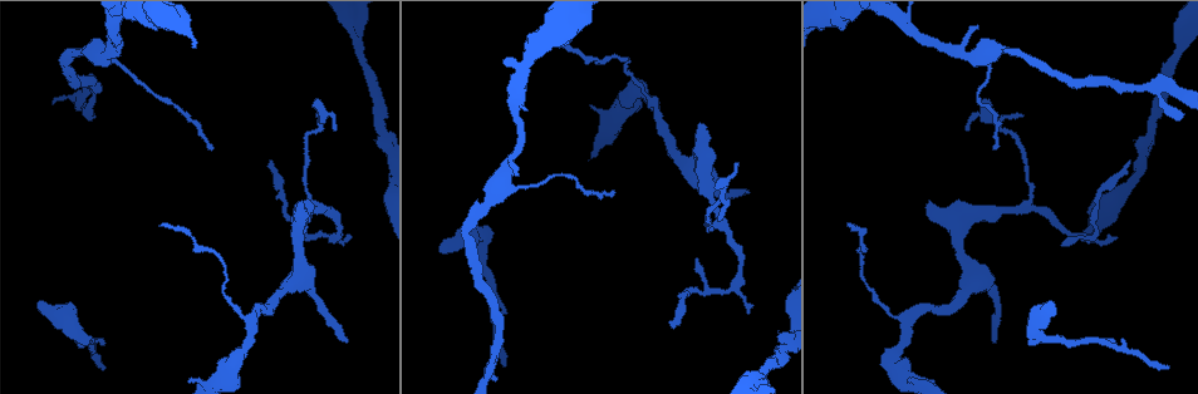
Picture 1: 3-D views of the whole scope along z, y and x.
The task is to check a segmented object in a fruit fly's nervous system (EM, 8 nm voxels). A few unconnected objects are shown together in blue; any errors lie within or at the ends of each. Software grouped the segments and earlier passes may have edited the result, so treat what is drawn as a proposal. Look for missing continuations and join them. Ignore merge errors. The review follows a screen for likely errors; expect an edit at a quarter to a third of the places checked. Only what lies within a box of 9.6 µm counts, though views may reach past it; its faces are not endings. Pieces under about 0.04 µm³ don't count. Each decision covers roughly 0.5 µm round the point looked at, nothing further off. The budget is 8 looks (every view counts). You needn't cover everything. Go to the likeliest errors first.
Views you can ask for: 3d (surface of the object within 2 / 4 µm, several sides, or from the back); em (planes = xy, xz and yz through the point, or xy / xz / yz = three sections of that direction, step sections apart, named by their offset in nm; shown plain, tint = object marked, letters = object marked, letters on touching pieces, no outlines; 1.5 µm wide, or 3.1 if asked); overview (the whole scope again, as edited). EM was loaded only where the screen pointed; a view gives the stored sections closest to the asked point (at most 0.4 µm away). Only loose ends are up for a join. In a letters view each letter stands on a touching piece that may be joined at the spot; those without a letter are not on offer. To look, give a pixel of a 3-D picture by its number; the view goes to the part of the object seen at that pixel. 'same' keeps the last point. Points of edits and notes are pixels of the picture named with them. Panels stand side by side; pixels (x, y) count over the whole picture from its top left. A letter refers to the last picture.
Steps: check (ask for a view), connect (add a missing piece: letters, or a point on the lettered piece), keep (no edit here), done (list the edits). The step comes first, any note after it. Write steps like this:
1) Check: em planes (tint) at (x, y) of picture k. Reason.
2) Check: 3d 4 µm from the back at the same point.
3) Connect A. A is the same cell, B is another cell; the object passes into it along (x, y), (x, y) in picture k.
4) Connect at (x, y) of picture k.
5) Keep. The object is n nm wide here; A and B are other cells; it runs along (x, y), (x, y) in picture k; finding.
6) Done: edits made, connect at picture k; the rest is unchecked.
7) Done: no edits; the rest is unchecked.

Check: 3d 4 µm at (38, 302) of picture 1. Branch stops here.

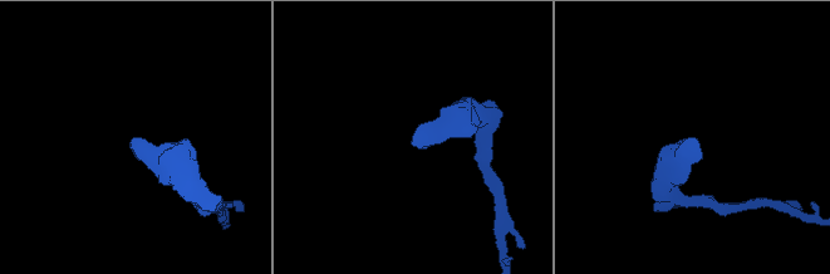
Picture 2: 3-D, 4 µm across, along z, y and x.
Check: em planes (letters) at (135, 140) of picture 2. Now the EM.

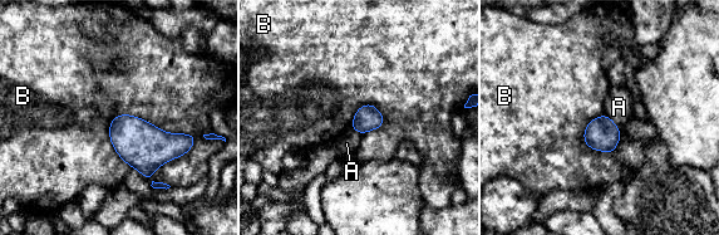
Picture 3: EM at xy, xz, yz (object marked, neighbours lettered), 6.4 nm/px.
Keep. The longest contact is with B, 550 nm; A and B are other cells; a border runs along (108, 126), (133, 114), (193, 135) in picture 3; none of them fits.

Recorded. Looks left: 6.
Check: 3d 4 µm at (977, 24) of picture 1. Free end.

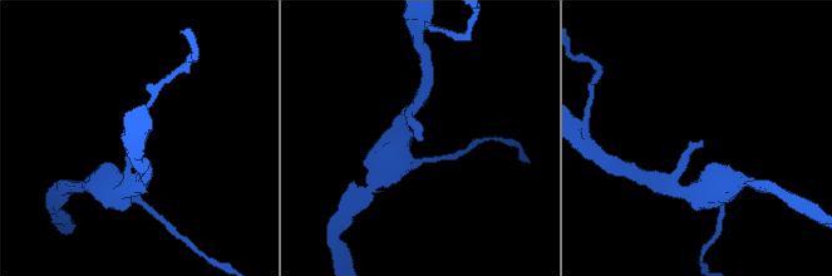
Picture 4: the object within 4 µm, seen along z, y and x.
Check: em xy step 4 (tint) at (423, 140) of picture 4.

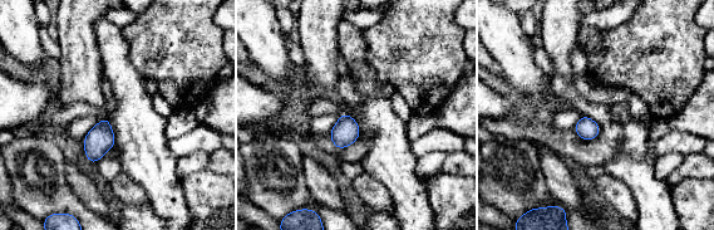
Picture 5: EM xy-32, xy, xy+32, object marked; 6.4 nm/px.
Check: em planes (letters) at the same point. Another direction.

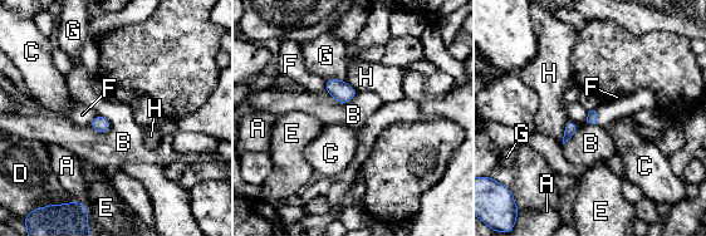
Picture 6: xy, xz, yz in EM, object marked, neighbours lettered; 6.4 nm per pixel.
Keep. A, B, C, D, E, F, G and H are other cells; no lettered piece goes on from it.

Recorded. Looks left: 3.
Check: em xy step 4 (letters) at (345, 340) of picture 1. Free end.

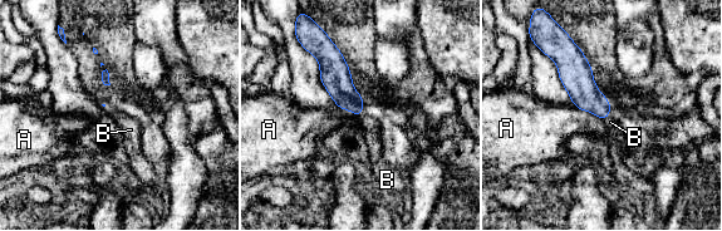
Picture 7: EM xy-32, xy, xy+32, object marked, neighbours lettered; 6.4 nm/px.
Connect B. B is the same cell, A is another cell; the object passes into it along (338, 82), (359, 114), (372, 132) in picture 7; the cell continues.

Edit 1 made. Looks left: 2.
Done: edits made, connect at picture 7; the rest is unchecked.

